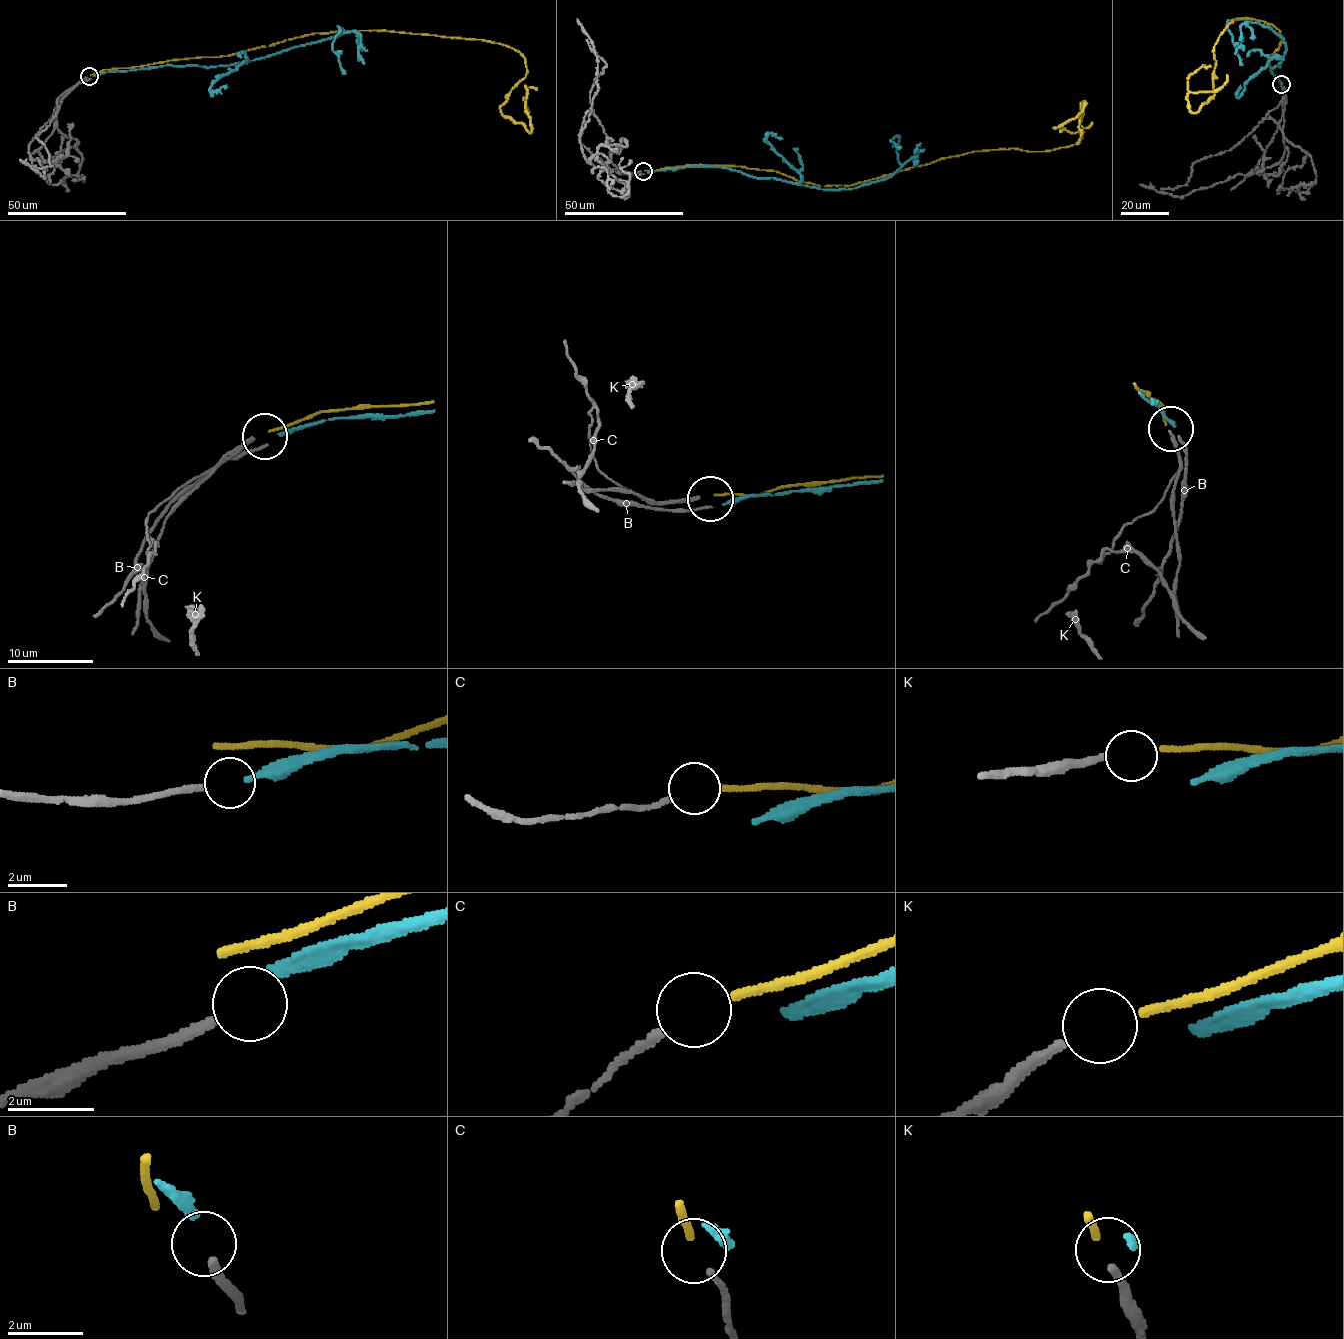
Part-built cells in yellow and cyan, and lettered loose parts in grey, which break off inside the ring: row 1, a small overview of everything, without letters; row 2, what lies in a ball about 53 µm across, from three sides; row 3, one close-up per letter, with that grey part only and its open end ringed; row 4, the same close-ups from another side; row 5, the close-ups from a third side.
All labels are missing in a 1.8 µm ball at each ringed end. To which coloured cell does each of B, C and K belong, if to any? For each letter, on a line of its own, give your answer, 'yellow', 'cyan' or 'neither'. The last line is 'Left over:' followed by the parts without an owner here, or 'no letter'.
B: neither
C: neither
K: yellow
Left over: B, C

